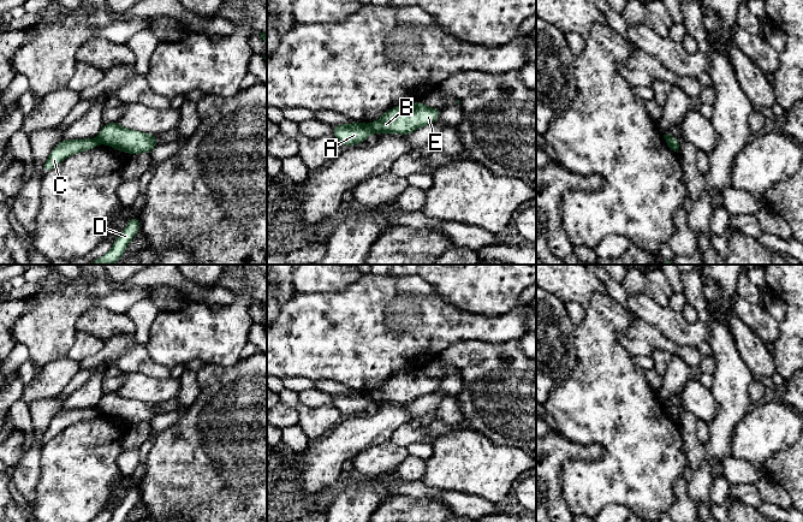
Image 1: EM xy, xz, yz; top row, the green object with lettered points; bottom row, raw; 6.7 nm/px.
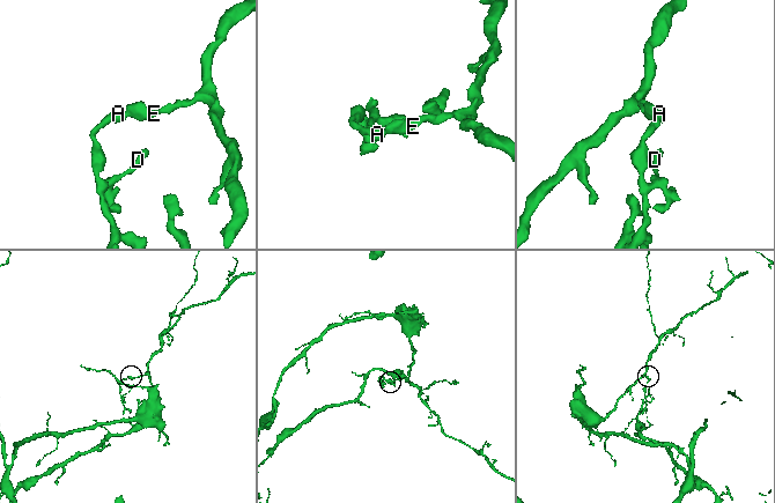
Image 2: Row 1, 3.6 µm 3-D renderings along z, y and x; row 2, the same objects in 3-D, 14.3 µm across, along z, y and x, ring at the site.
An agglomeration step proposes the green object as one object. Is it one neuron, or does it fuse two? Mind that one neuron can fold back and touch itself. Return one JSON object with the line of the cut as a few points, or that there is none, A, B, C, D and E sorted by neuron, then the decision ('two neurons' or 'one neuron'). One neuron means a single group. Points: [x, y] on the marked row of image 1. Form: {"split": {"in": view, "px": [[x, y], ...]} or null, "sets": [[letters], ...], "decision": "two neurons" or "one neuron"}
{"split": {"in": "xz", "px": [[368, 125], [373, 131]]}, "sets": [["A", "C", "D"], ["B", "E"]], "decision": "two neurons"}

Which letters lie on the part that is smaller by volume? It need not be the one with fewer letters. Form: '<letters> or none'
A, C, D

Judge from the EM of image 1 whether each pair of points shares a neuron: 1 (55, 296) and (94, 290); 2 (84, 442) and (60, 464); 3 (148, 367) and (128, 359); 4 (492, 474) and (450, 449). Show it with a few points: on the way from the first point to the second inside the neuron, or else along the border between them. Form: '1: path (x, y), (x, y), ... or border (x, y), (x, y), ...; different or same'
1: path (65, 296), (77, 296), (84, 292); same
2: path (78, 448), (66, 460); same
3: path (143, 363), (132, 361); same
4: path (481, 468), (461, 460); same

